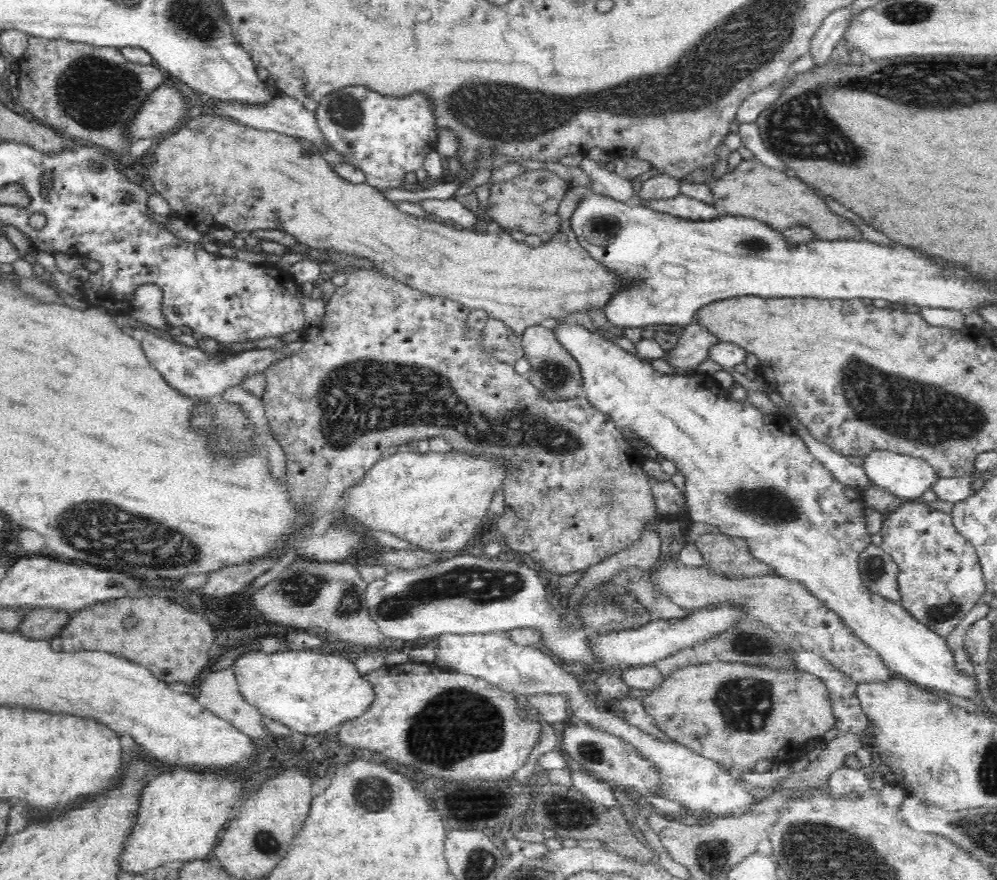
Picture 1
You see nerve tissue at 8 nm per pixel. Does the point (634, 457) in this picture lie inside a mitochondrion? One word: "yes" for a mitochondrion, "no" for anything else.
no

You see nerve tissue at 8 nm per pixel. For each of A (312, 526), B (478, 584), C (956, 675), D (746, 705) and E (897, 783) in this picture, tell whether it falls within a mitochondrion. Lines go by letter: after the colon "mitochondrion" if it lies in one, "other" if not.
A: other
B: mitochondrion
C: other
D: mitochondrion
E: other

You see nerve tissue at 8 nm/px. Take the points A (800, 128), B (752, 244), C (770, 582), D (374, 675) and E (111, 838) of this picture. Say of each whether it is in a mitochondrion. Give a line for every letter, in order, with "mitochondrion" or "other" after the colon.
A: mitochondrion
B: mitochondrion
C: other
D: other
E: other

